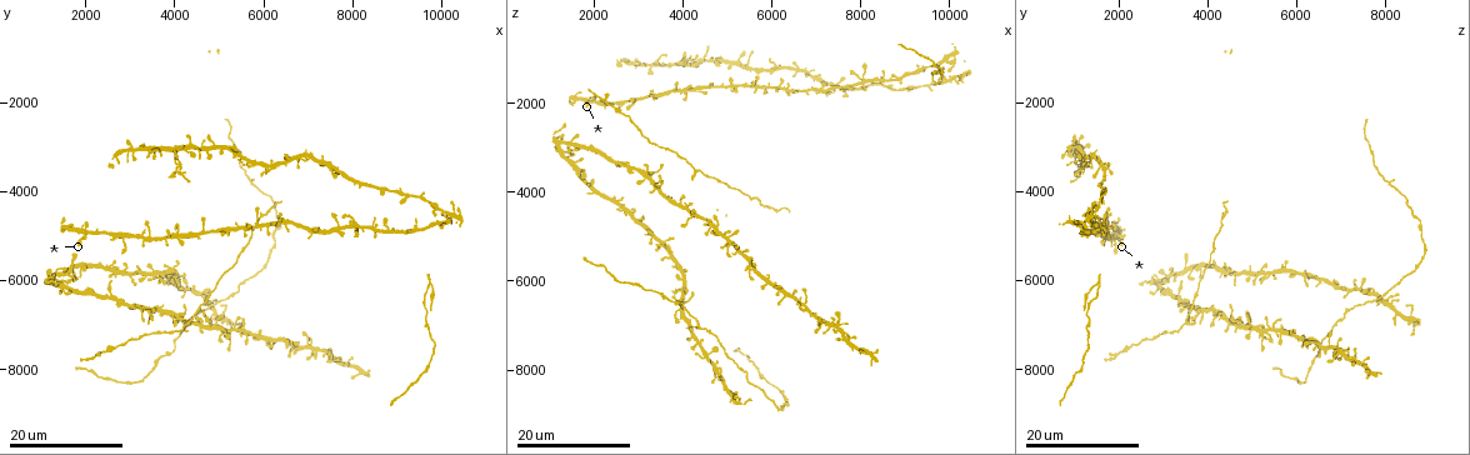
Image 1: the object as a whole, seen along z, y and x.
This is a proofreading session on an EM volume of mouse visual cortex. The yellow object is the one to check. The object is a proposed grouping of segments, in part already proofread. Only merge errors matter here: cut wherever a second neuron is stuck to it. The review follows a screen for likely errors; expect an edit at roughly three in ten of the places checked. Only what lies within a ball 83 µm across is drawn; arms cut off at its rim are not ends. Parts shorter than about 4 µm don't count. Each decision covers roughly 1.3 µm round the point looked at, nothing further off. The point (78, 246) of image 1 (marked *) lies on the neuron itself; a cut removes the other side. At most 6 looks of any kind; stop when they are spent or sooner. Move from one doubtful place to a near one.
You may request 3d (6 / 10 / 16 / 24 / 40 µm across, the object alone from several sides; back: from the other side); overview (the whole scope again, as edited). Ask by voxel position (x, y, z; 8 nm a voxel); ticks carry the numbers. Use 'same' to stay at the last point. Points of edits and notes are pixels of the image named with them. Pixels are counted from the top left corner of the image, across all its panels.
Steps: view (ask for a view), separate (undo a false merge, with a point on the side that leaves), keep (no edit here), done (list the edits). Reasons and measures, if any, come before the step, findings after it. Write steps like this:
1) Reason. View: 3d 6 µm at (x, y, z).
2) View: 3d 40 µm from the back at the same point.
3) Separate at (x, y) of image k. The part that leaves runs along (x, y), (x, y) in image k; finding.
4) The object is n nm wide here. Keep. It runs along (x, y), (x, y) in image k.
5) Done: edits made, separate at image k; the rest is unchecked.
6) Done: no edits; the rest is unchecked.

Side arm on a straight run. View: 3d 16 µm at (3950, 6800, 4300).

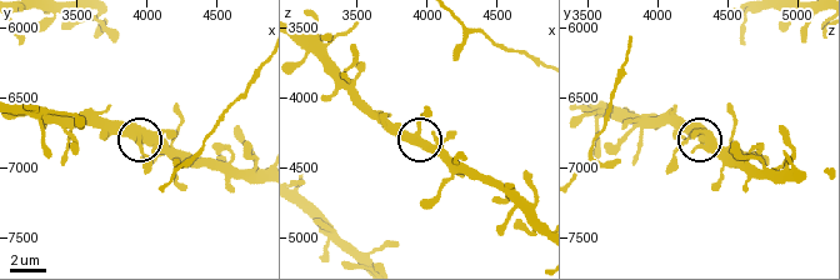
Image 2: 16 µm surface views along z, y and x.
View: 3d 6 µm at (3920, 6760, 4260).

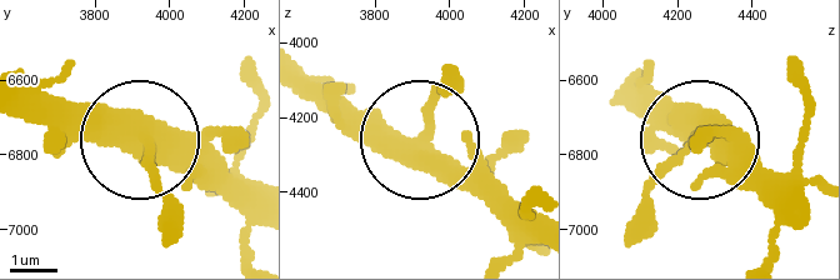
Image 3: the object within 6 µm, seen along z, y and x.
3 arms meet here. Keep. It runs along (624, 95), (664, 99), (691, 130), (628, 223) in image 3; all the same neuron.

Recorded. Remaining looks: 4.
Arms part here. View: 3d 16 µm at (4300, 6900, 3500).

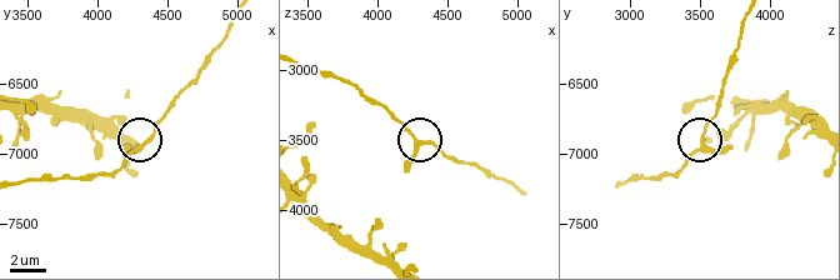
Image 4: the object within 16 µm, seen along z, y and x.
View: 3d 6 µm at (4280, 6960, 3540).

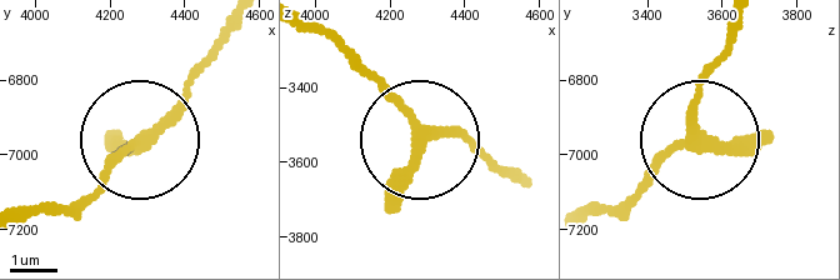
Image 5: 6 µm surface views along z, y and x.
The object is 220 nm wide here. Keep. All the same neuron.

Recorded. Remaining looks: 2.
A fork. View: 3d 24 µm at (9700, 6100, 1500).

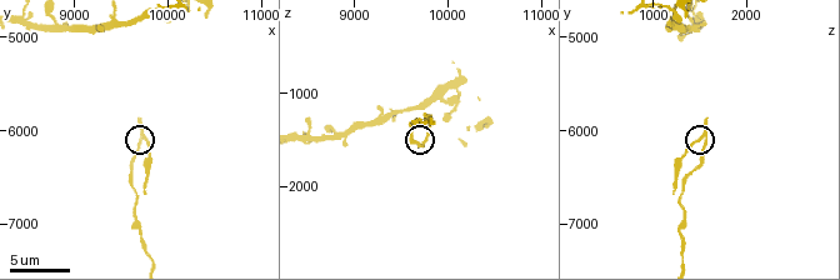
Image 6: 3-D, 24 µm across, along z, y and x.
Closer look. View: 3d 6 µm at (9700, 6100, 1550).

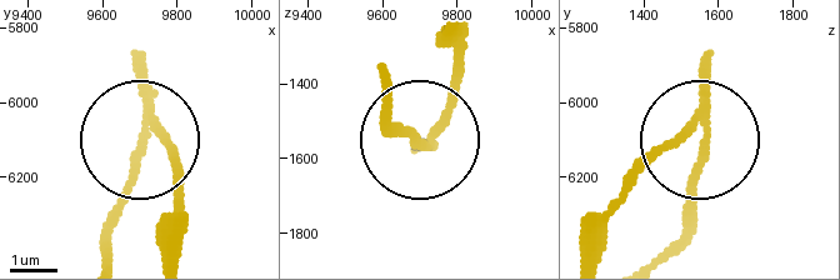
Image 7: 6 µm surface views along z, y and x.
The side arm is 6 µm long. Separate at (175, 153) of image 7. The part that leaves runs along (154, 118), (178, 186), (165, 258) in image 7; two neurons meet here.

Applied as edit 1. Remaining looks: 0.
Done: edits made, separate at image 7; the rest is unchecked.

